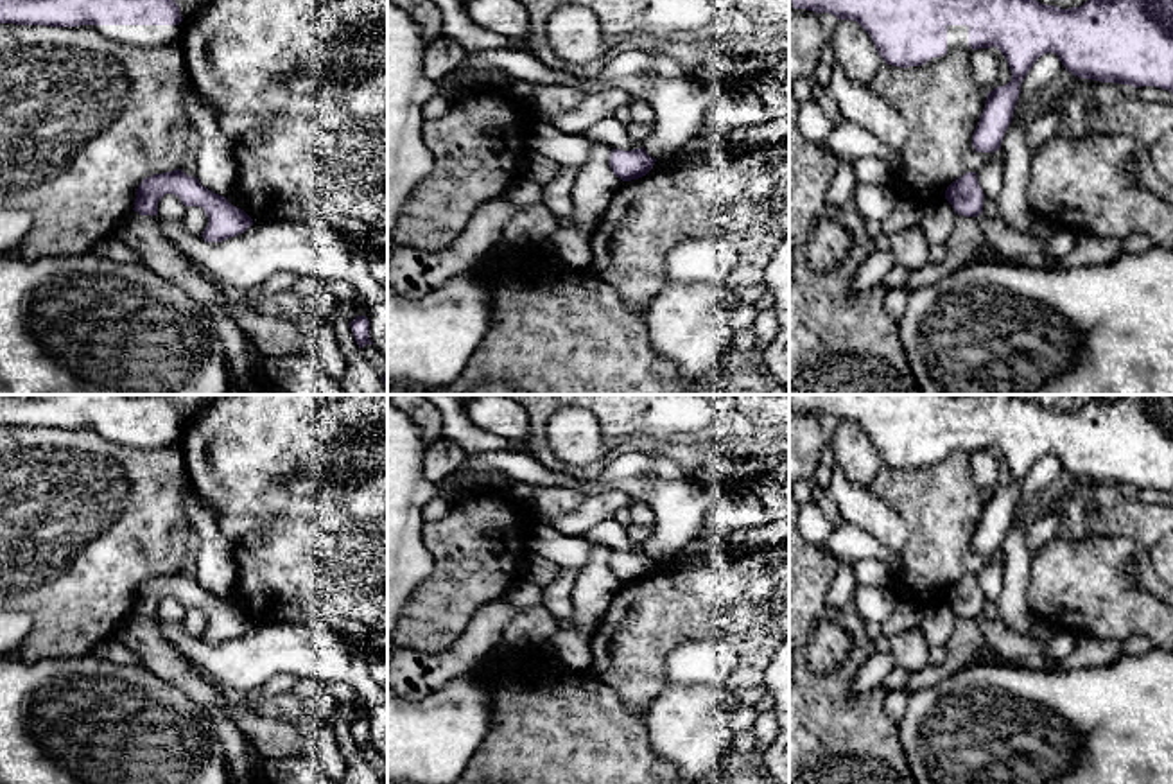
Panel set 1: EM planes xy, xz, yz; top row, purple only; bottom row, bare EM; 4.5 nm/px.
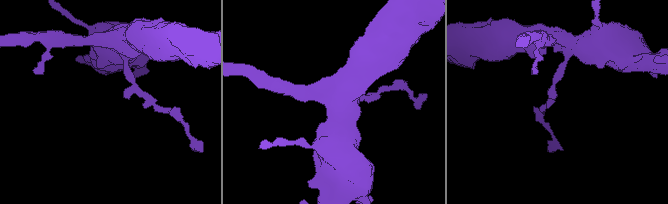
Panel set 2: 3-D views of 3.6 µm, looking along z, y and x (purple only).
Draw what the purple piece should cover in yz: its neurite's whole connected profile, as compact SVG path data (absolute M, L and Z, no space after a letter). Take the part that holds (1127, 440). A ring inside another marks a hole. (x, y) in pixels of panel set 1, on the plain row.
M789 395L789 404L795 411L857 423L884 465L900 470L925 466L954 450L999 450L1012 472L1012 483L986 497L972 536L978 554L1001 551L1021 484L1035 463L1049 454L1074 479L1173 493L1173 395L1090 396L1083 407L1071 411L1046 407L1019 395Z

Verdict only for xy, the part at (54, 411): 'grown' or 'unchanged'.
grown

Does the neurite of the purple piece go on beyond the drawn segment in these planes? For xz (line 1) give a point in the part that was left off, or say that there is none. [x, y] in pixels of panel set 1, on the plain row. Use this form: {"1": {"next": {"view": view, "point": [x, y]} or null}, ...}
{"1": {"next": null}}

